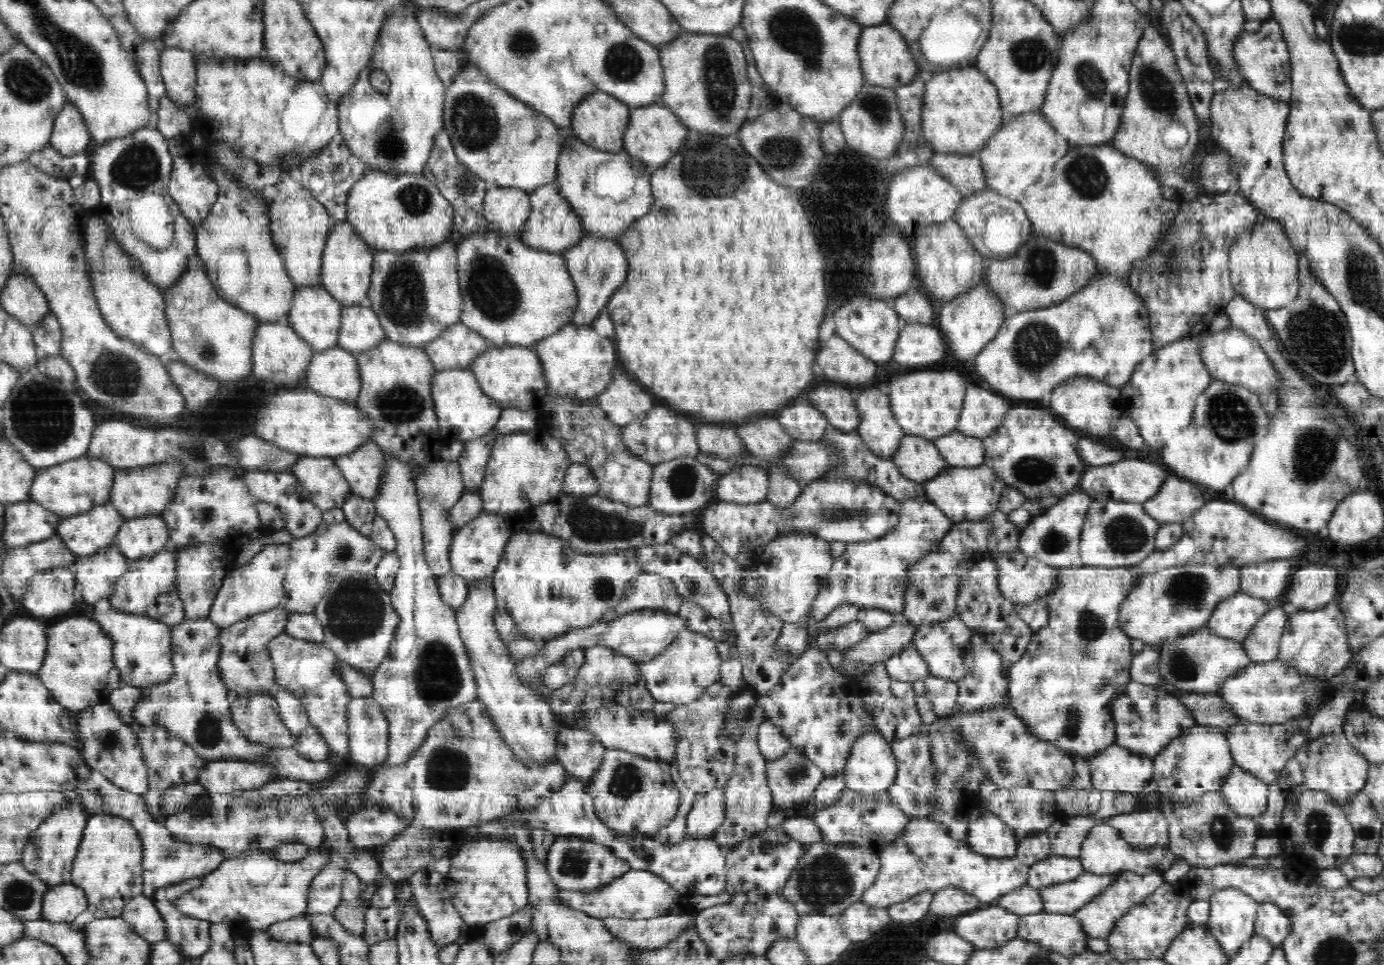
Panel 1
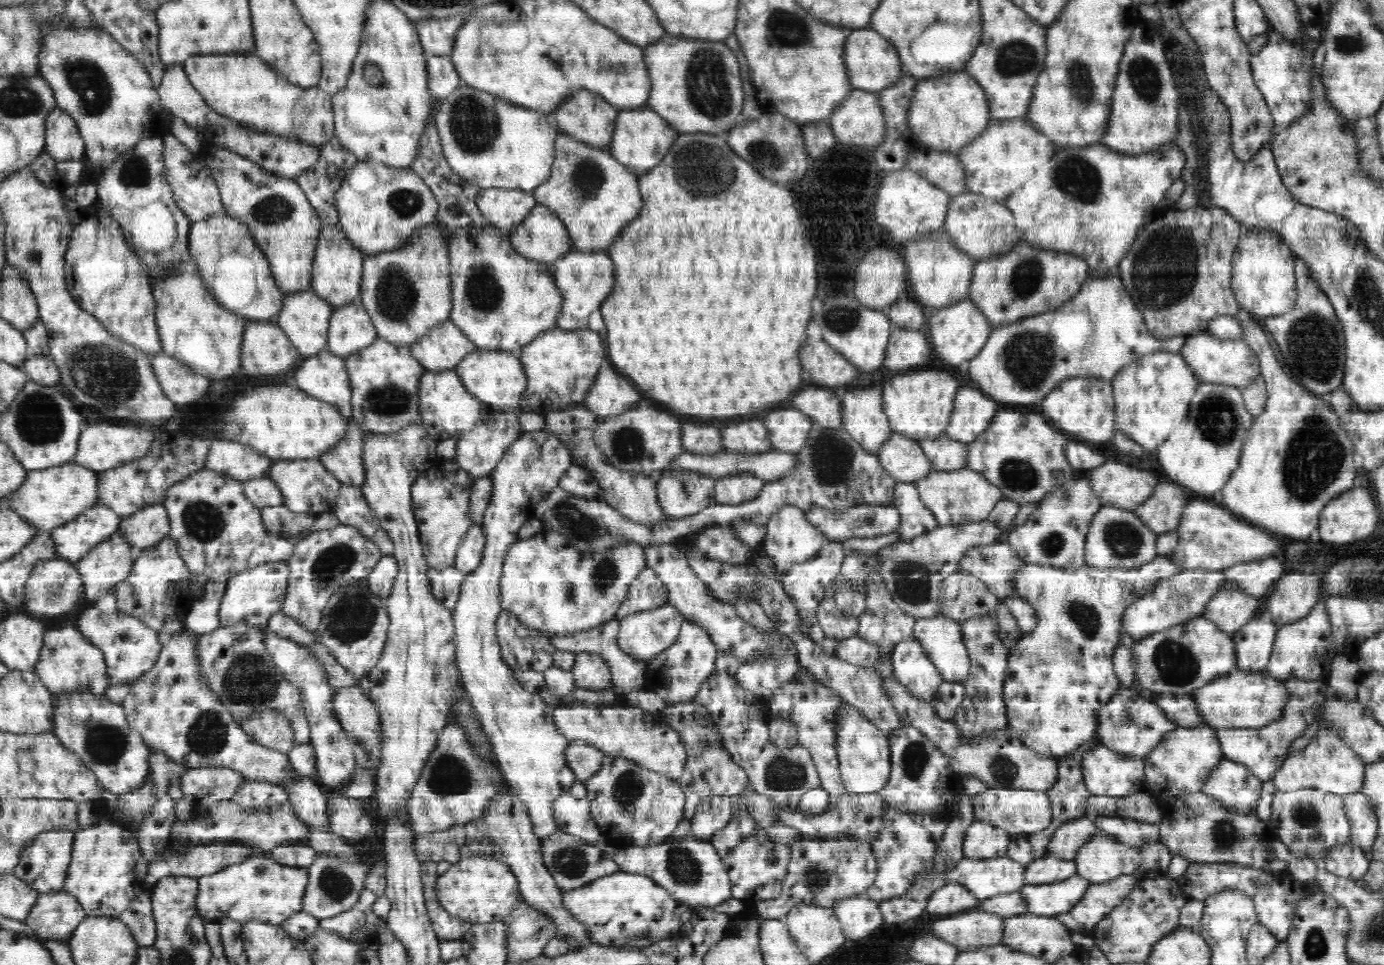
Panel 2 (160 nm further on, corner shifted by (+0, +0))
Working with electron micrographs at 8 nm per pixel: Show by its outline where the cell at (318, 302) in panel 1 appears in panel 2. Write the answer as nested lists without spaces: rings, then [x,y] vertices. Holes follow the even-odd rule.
[[[310,288],[307,291],[284,296],[282,310],[275,321],[287,334],[288,340],[291,340],[300,356],[302,358],[310,357],[326,349],[329,322],[334,309],[334,306],[328,304]]]

